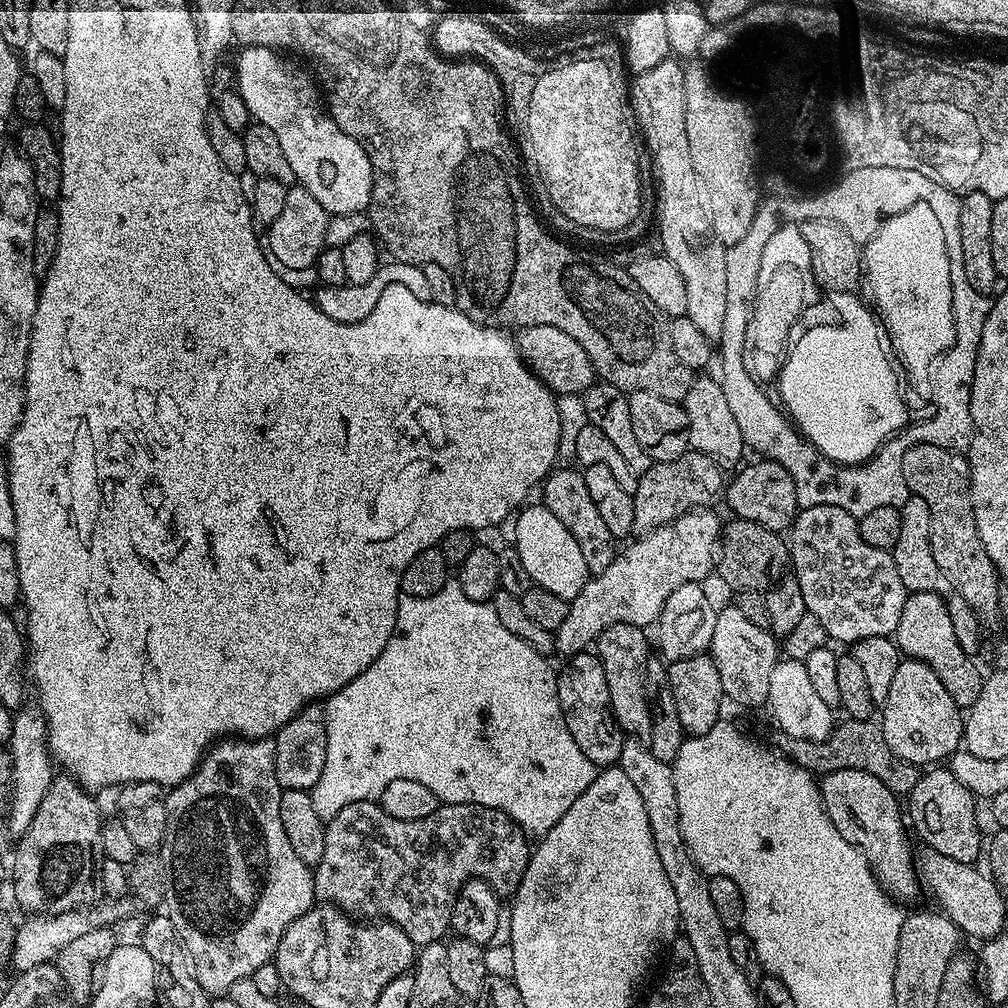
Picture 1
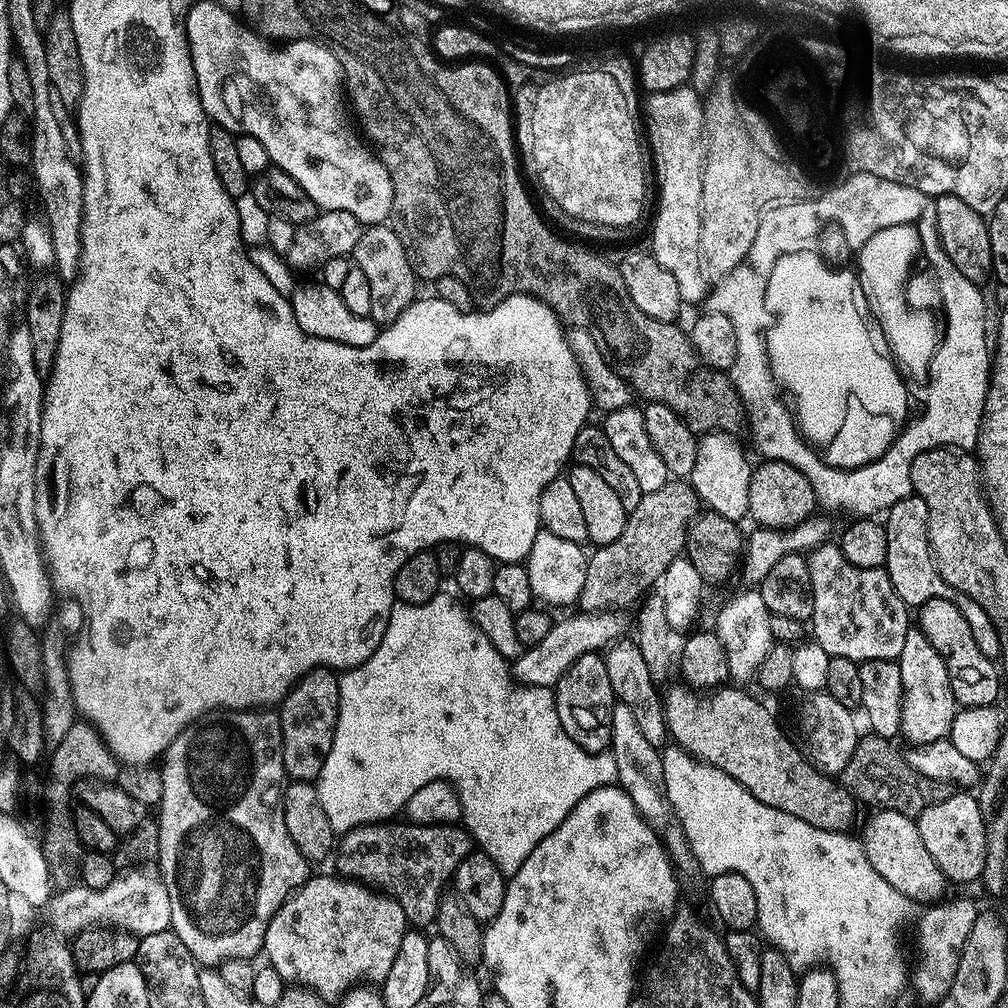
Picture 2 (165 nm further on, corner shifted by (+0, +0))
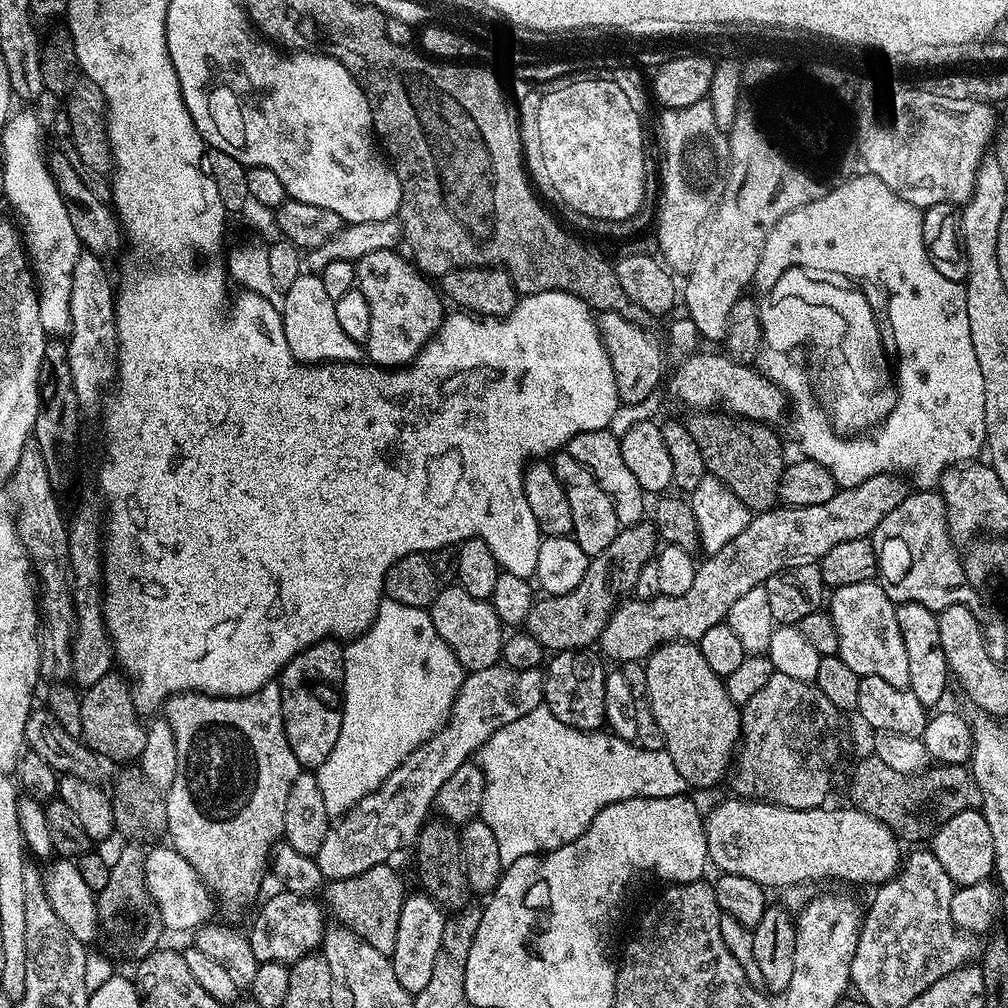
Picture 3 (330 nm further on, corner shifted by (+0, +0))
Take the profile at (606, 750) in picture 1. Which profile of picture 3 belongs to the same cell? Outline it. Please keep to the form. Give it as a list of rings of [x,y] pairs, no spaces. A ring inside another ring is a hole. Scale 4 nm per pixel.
[[[588,650],[557,652],[547,661],[543,673],[544,704],[552,711],[554,718],[558,718],[558,722],[566,722],[566,726],[577,728],[580,732],[592,734],[604,724],[606,668],[590,653]]]

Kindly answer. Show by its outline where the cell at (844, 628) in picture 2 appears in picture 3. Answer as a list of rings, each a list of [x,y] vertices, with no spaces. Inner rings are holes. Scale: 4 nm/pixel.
[[[870,579],[831,589],[826,611],[834,622],[838,654],[842,662],[846,662],[850,670],[854,670],[854,674],[883,678],[885,682],[890,682],[890,686],[908,688],[910,661],[906,658],[902,630],[898,630],[896,605],[879,582]]]

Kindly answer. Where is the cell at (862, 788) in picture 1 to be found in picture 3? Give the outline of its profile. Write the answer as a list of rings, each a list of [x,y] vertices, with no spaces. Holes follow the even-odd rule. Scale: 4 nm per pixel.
[[[692,642],[662,644],[643,661],[646,674],[646,694],[654,722],[662,730],[663,751],[670,754],[674,770],[682,774],[685,785],[691,788],[712,788],[720,779],[725,779],[734,753],[740,742],[741,709],[730,698],[728,685],[710,670],[706,658],[702,658],[699,647]]]

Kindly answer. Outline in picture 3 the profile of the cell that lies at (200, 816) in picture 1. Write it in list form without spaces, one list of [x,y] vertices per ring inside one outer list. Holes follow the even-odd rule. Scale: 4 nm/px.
[[[267,684],[248,696],[180,692],[164,701],[162,716],[172,725],[177,746],[177,774],[166,791],[167,839],[197,871],[219,907],[228,912],[240,912],[261,899],[264,871],[269,871],[274,845],[284,834],[286,798],[294,778],[302,771],[286,738],[280,685]]]

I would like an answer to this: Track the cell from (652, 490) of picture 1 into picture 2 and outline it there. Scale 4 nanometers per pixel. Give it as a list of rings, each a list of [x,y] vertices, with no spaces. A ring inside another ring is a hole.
[[[680,478],[669,479],[666,486],[659,490],[643,493],[634,506],[634,510],[628,513],[626,530],[618,534],[618,538],[609,544],[599,545],[596,553],[588,556],[588,569],[586,570],[586,582],[578,601],[579,607],[586,612],[601,612],[603,610],[622,610],[626,604],[633,604],[641,599],[642,594],[647,593],[664,575],[664,571],[685,551],[688,542],[688,529],[692,521],[701,511],[700,497],[693,490],[691,483]]]

